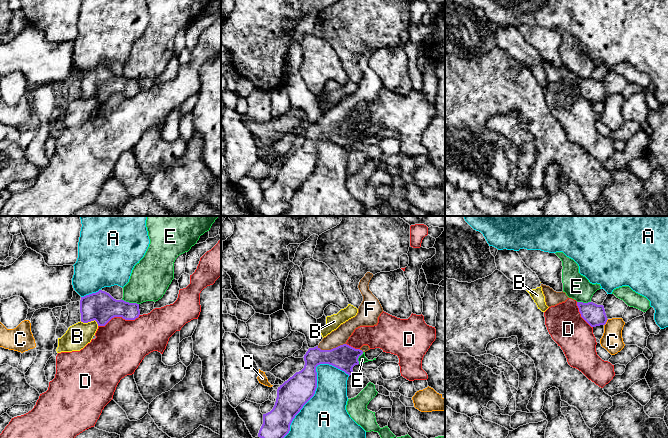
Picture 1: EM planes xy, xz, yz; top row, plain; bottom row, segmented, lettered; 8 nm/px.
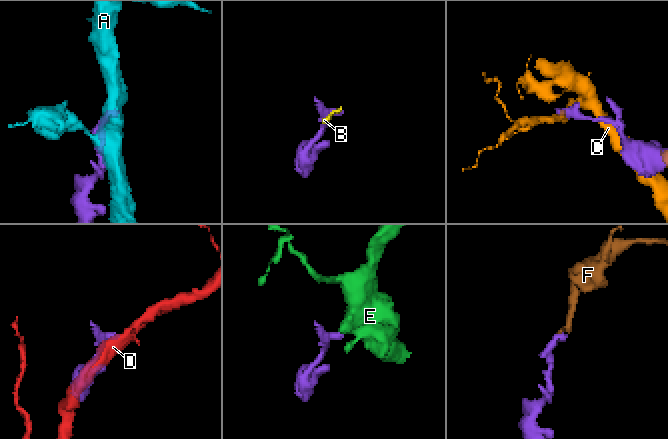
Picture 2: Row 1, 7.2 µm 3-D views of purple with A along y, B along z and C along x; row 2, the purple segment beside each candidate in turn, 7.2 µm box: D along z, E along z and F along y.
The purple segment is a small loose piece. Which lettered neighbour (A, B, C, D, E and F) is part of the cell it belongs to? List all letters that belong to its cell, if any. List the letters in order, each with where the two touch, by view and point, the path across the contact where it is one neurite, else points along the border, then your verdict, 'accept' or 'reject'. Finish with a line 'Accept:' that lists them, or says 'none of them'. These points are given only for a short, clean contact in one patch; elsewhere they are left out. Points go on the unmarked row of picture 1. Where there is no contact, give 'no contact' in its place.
A: meets purple in xz at (316, 163); reject
B: meets purple in xy at (90, 97); border along xy (80, 97), (94, 96), (98, 101); reject
C: meets purple in yz at (606, 97); reject
D: meets purple in xy at (119, 92); border along xy (139, 90), (134, 95), (112, 93), (104, 101), (98, 102); reject
E: meets purple in xy at (130, 79); border along xy (121, 75), (138, 80); reject
F: meets purple in xz at (331, 125); runs through xz (344, 133), (331, 125), (338, 113); accept
Accept: F

